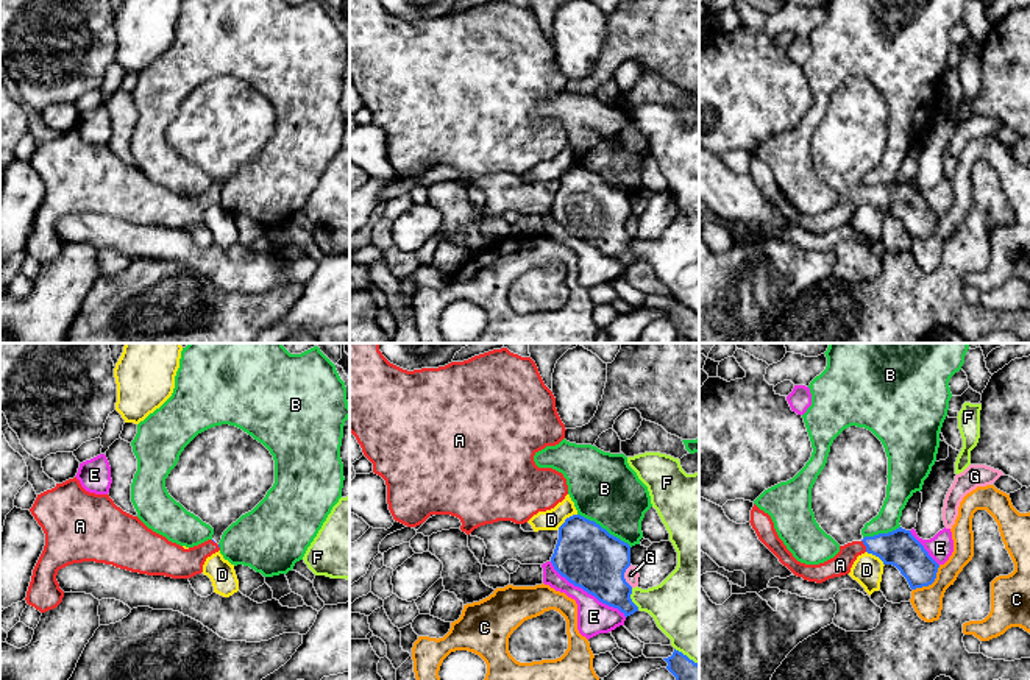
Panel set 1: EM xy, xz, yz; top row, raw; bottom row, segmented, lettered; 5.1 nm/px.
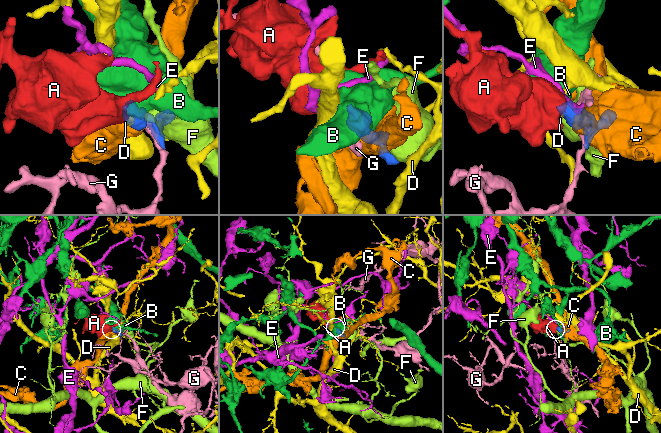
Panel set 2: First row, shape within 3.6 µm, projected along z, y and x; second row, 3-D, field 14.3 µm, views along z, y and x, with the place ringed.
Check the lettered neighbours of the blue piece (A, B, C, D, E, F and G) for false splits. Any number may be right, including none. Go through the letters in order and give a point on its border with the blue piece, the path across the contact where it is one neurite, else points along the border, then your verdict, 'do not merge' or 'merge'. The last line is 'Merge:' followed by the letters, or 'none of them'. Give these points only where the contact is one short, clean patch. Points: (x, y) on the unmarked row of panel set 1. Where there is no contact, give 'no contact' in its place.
A: yz (865, 195) | across yz (899, 198), (865, 195), (857, 198), (840, 216) | merge
B: xz (604, 180) | do not merge
C: yz (930, 234) | do not merge
D: xz (565, 170) | along xz (576, 164), (570, 166), (557, 180) | do not merge
E: xz (587, 242) | do not merge
F: xz (631, 250) | do not merge
G: xz (623, 226) | do not merge
Merge: A

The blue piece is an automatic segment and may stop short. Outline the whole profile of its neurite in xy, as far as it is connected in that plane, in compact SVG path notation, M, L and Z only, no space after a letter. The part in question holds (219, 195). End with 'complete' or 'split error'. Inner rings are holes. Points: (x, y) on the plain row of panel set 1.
M76 128L37 145L30 162L45 184L45 197L25 251L41 264L62 253L56 226L69 215L95 212L147 226L190 229L220 201L212 190L189 200L169 192L117 158L109 145L86 142Z; split error

